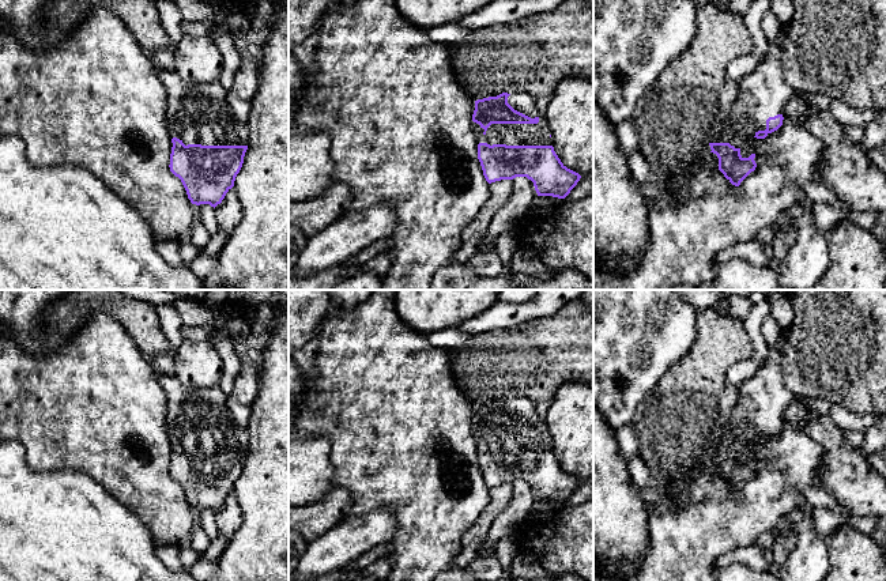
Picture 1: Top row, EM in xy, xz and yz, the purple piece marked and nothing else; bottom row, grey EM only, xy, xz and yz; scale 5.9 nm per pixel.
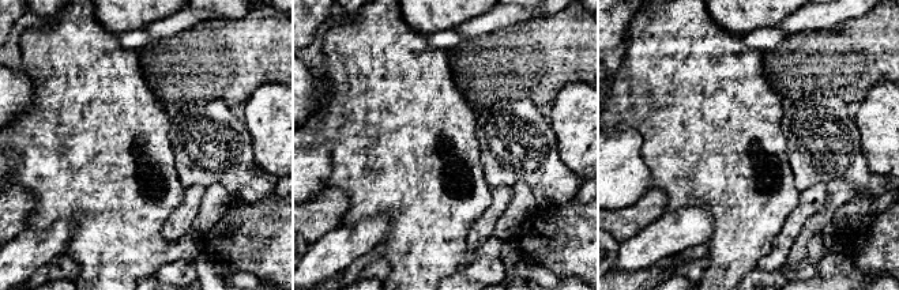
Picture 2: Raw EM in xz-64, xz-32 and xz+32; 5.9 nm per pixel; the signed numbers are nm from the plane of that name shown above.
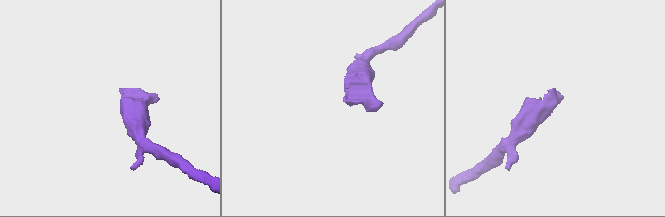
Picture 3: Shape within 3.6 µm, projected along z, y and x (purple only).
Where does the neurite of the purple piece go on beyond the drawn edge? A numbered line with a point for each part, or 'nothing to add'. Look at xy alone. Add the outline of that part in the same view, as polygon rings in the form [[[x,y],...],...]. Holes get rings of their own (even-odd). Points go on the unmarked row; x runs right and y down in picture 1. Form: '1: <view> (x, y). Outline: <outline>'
1: xy (198, 418). Outline: [[[155,370],[165,391],[165,425],[170,442],[180,444],[185,450],[248,450],[249,434],[241,429],[227,405],[227,395],[220,385],[193,388],[182,384],[176,376]]]

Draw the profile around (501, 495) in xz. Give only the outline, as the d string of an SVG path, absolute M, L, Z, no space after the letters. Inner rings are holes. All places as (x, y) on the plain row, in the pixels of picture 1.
M501 484L489 488L490 501L479 513L471 528L465 532L461 540L460 555L453 561L453 569L464 569L476 557L478 548L486 542L494 520L510 503L513 497L512 484Z

